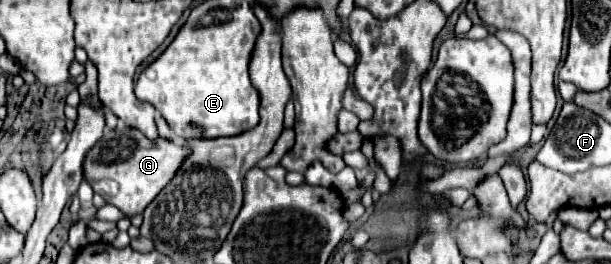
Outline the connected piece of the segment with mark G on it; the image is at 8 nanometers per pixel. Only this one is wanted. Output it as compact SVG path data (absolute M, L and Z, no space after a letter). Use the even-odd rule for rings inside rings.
M132 127L106 129L102 141L86 155L84 179L90 181L92 189L100 193L106 203L116 205L126 215L142 213L150 201L170 183L180 165L190 157L190 147L186 141L178 143L174 139L148 139L144 133Z

